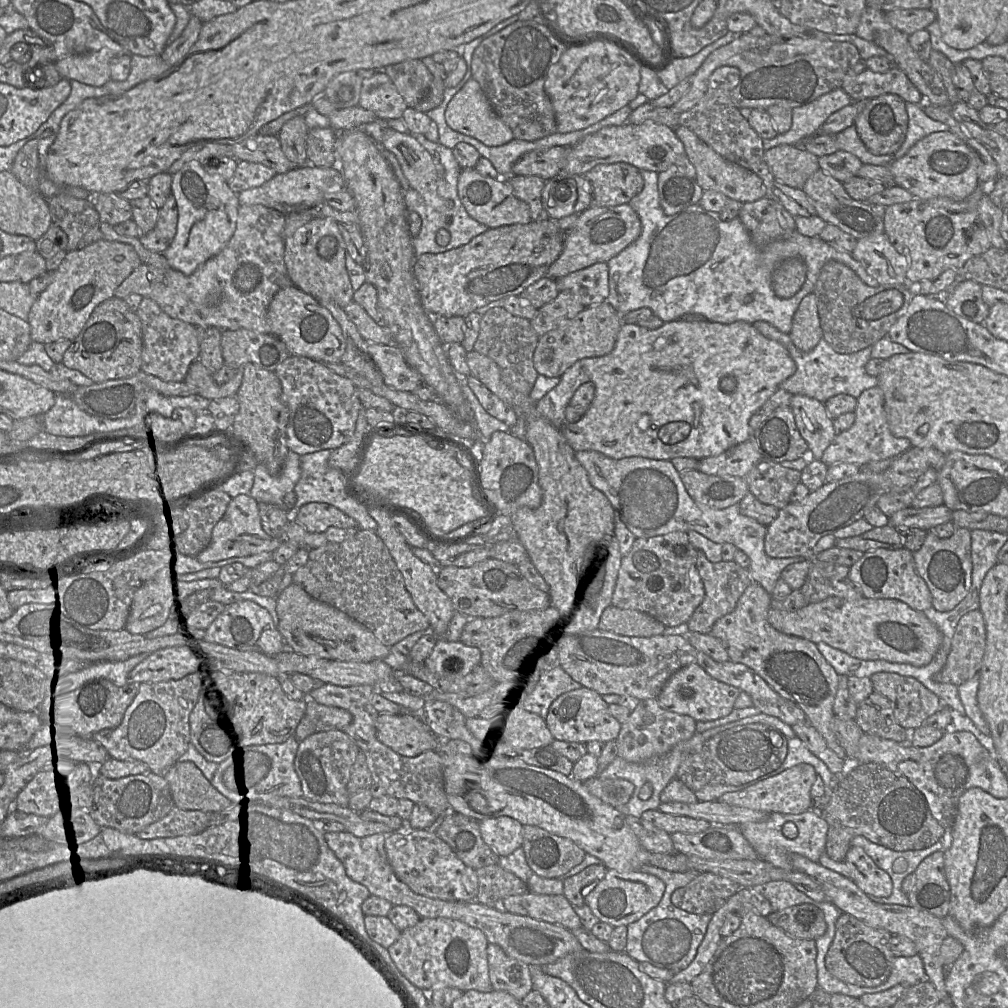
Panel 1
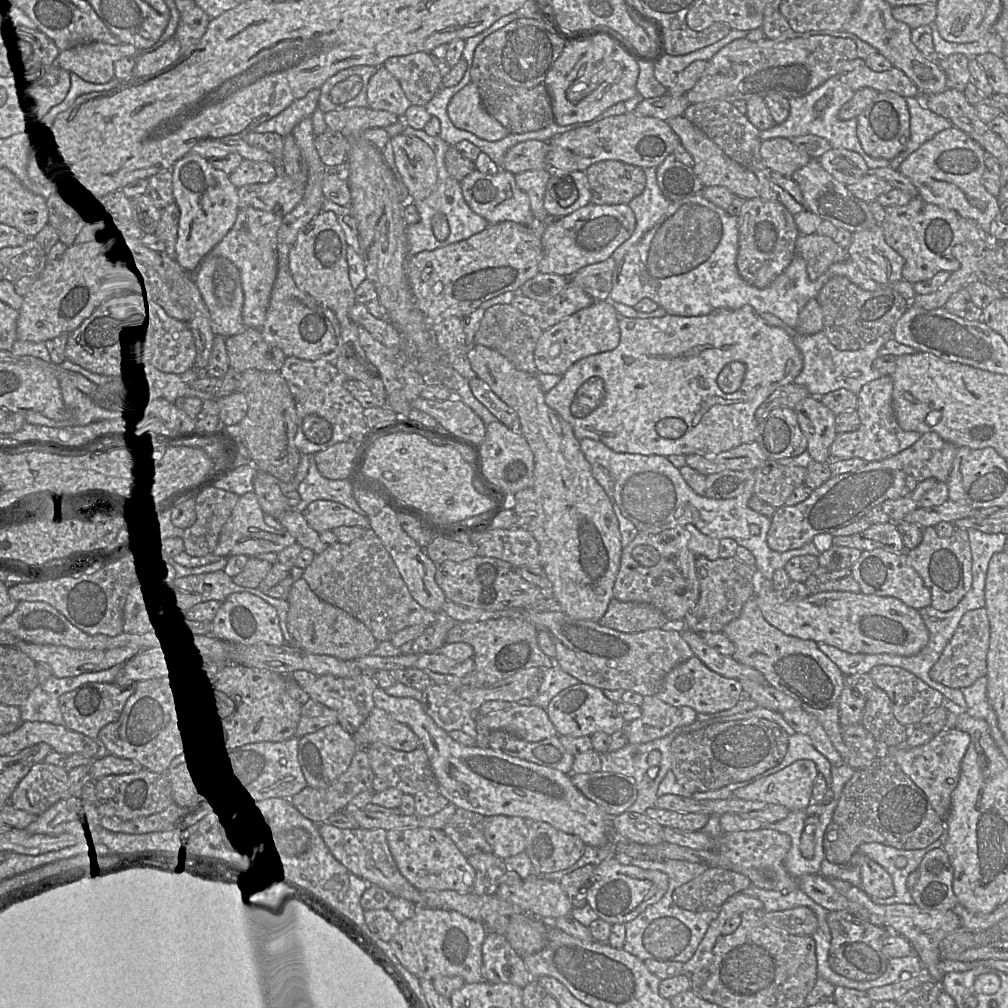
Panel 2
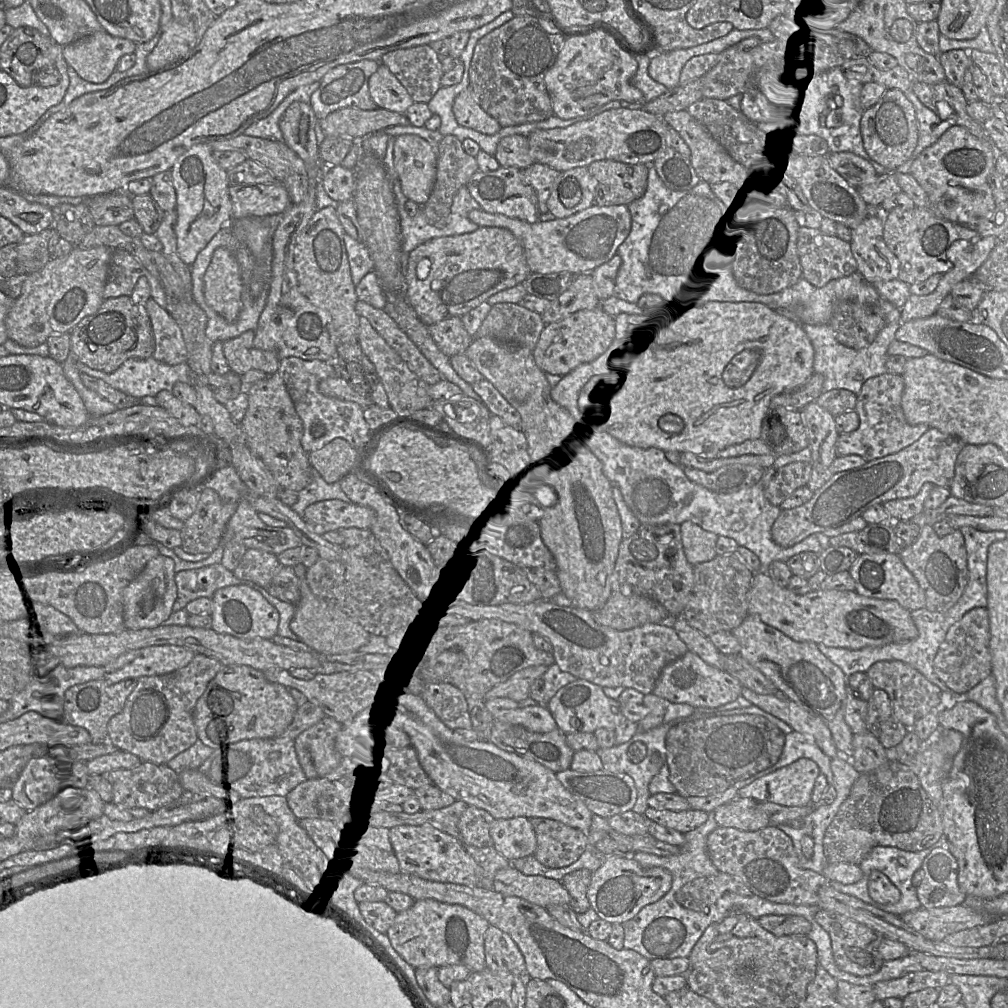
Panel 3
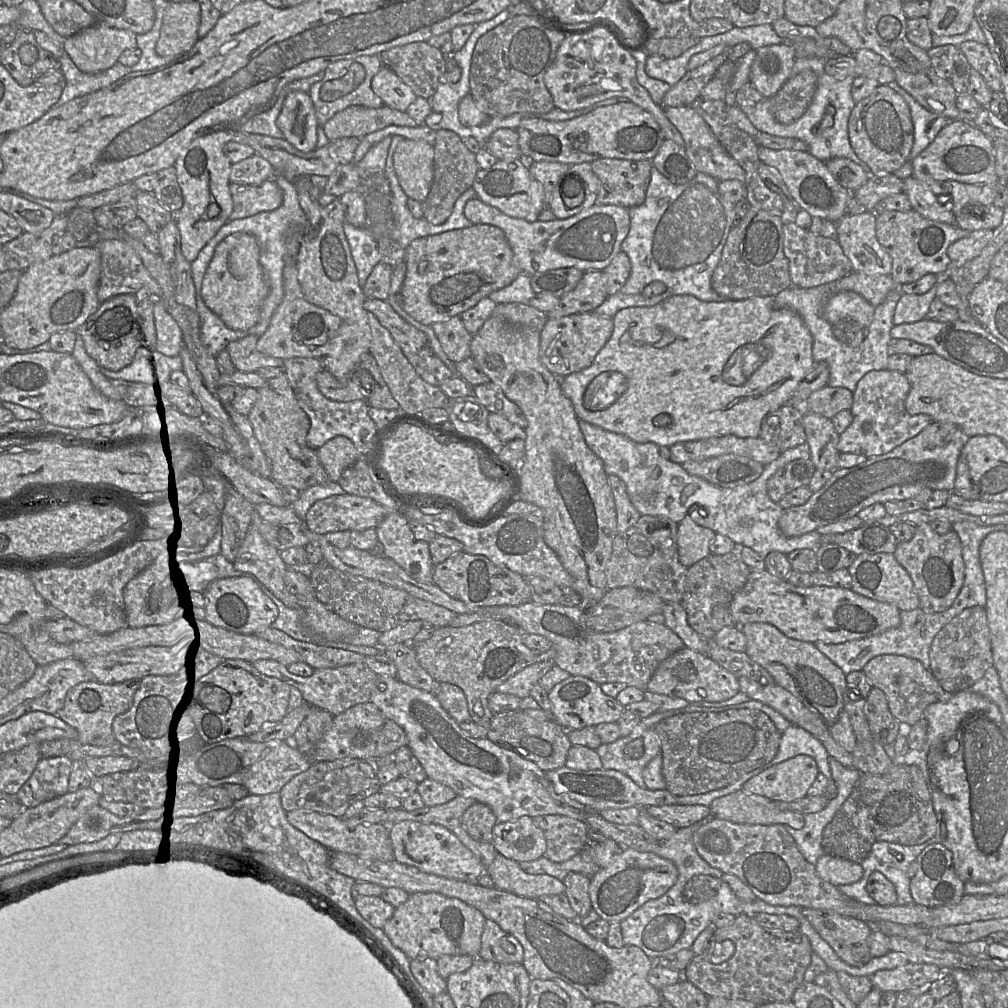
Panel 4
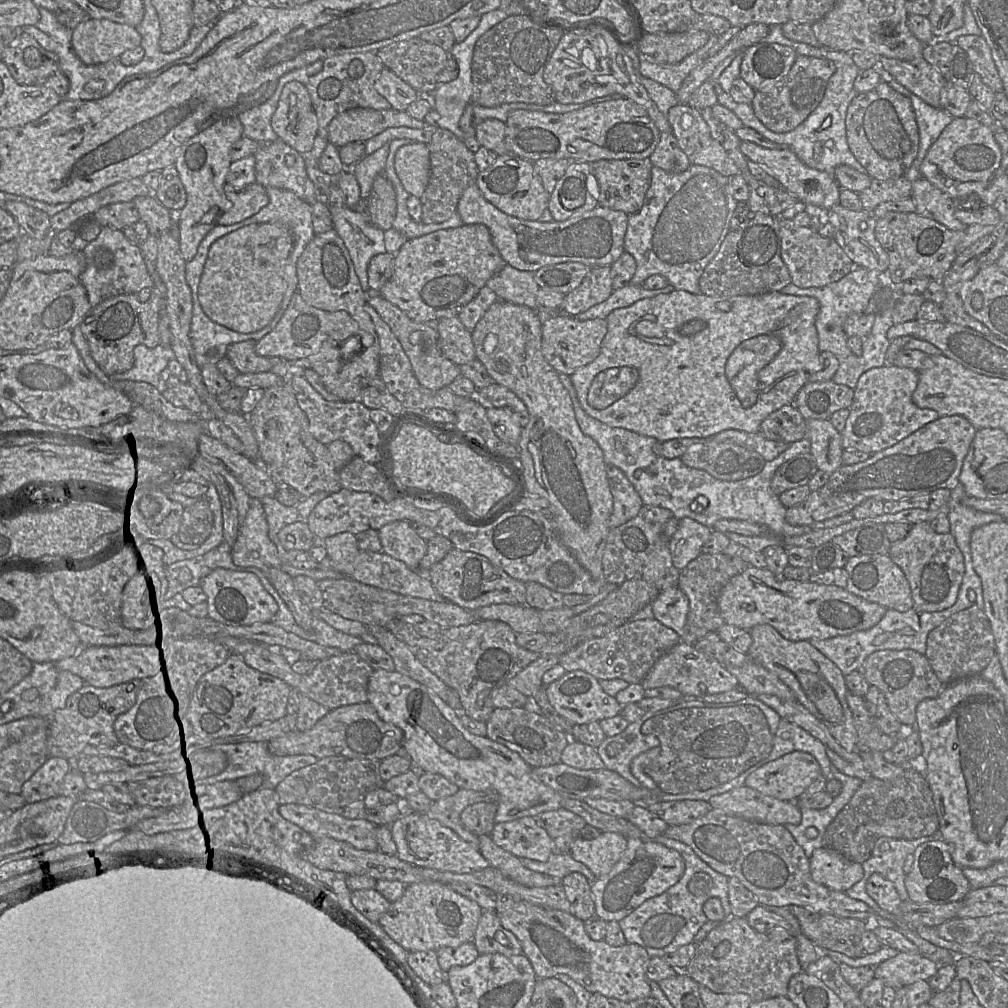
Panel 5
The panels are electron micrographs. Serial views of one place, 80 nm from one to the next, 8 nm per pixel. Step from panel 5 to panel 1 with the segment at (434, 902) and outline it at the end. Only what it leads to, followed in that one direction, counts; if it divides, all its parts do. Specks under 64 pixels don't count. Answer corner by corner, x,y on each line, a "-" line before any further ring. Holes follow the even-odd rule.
421,918
420,921
401,932
400,937
389,948
390,956
400,972
415,986
426,993
433,989
453,987
463,992
492,990
486,948
488,941
484,933
459,920
448,918

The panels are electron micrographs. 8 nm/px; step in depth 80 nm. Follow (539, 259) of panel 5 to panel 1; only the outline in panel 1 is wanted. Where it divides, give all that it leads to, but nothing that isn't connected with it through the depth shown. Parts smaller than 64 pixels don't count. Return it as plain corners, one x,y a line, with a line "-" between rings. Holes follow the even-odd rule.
628,203
612,207
588,207
578,214
571,231
565,233
564,248
560,256
547,271
547,276
557,279
595,263
608,262
633,243
641,233
638,214

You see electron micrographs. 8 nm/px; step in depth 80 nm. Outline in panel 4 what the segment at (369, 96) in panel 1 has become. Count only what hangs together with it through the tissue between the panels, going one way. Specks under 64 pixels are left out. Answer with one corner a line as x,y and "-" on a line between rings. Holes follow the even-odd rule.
382,66
371,81
373,92
385,106
405,111
417,96
390,68

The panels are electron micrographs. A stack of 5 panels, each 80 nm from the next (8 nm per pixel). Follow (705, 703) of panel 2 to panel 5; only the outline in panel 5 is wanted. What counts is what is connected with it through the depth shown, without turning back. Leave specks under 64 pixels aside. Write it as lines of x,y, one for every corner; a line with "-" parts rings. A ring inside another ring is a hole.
683,641
672,647
656,661
641,684
645,690
667,686
678,690
683,696
699,698
740,687
737,678
721,663
698,651
692,644

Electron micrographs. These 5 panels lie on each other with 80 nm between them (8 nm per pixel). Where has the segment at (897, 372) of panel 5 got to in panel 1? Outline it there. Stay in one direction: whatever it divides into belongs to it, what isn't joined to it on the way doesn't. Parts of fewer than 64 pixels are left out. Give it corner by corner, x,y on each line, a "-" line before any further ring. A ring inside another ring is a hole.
878,385
861,393
854,413
853,425
834,437
820,459
828,467
839,463
852,463
862,467
869,462
894,459
912,447
909,439
895,437
891,433
884,408
884,394

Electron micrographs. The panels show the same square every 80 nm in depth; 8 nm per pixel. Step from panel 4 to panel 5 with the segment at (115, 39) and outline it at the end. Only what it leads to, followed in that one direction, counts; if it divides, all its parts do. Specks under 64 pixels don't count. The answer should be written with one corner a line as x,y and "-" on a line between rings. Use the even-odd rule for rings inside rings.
84,18
74,29
72,48
87,64
99,64
119,58
127,50
141,43
136,27
109,19

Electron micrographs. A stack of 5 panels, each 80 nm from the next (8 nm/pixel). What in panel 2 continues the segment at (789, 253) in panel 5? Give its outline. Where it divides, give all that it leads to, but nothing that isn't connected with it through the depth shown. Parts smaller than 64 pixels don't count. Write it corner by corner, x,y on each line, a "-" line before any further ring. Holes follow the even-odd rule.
800,233
796,241
796,255
805,260
807,274
812,281
822,276
831,265
849,259
846,248
837,244
833,238
817,233

